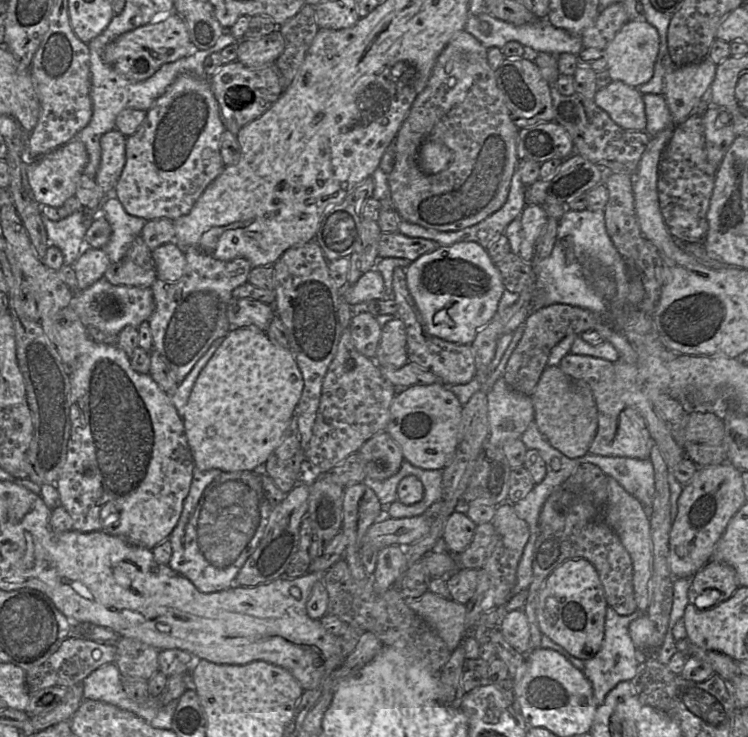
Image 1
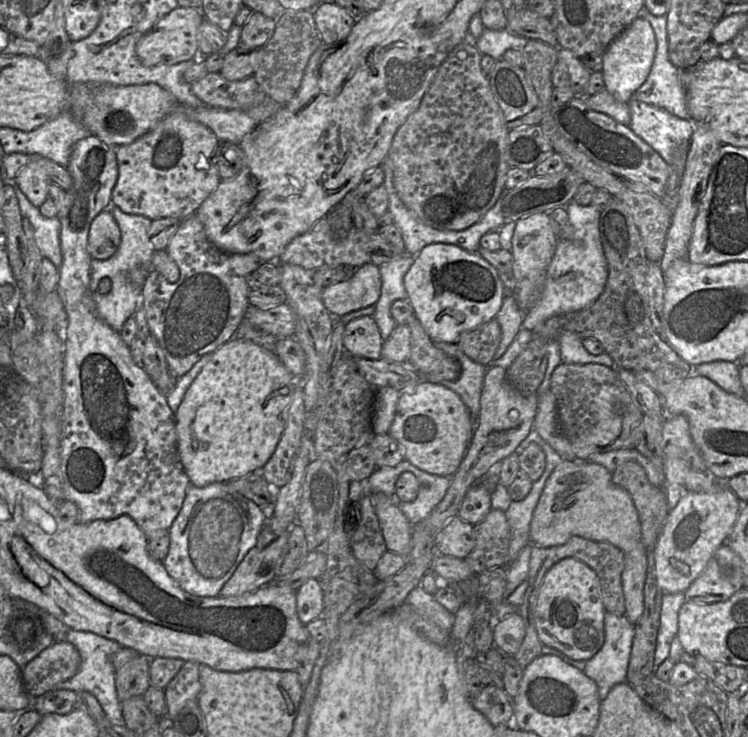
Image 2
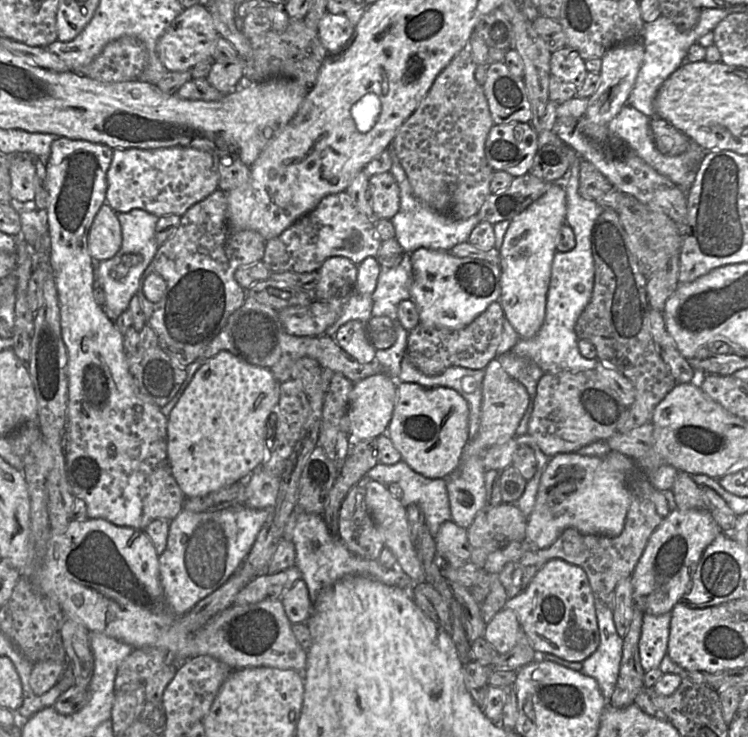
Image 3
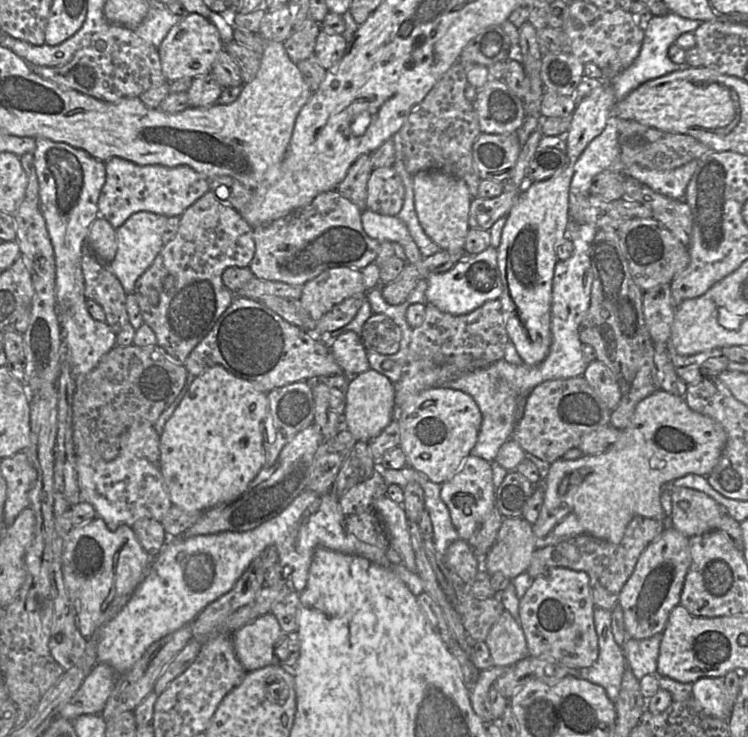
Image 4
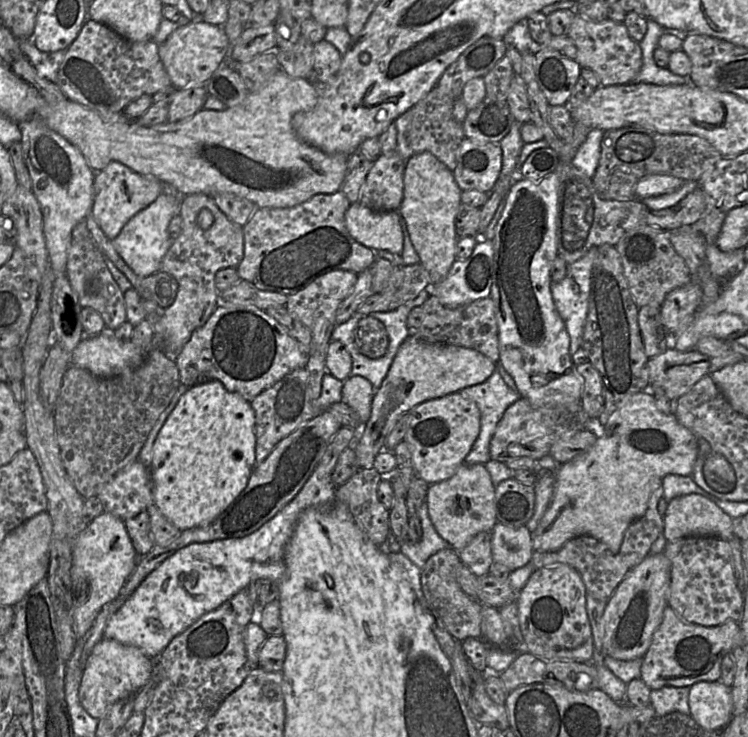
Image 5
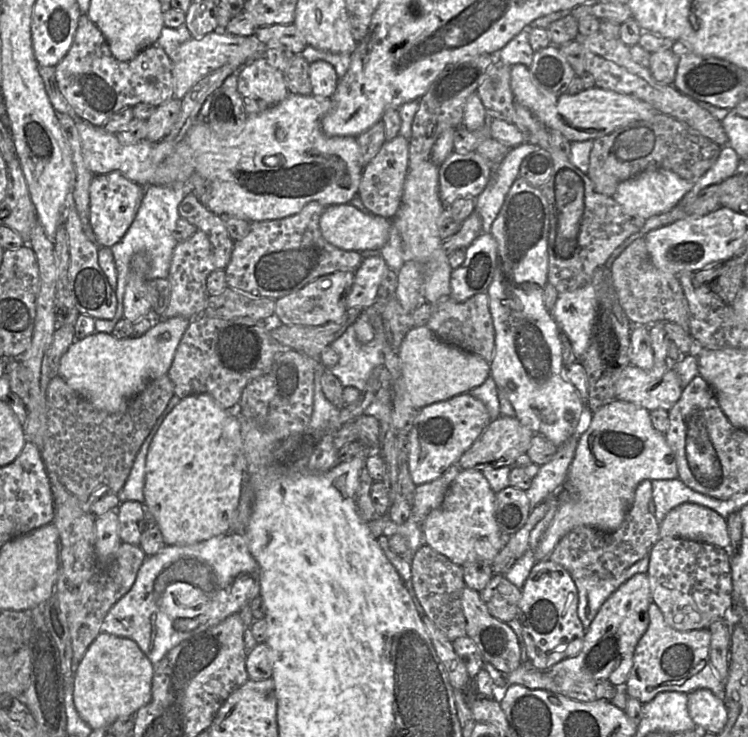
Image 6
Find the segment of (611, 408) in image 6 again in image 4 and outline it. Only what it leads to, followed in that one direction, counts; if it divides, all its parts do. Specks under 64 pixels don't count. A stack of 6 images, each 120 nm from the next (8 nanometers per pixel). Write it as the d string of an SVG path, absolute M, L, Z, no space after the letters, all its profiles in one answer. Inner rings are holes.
M658 391L653 393L652 395L639 402L630 421L630 424L620 431L619 440L611 450L602 454L583 455L580 458L574 460L559 459L550 465L546 478L542 480L542 482L544 481L545 490L544 502L537 521L532 525L536 549L544 548L546 546L553 546L571 537L582 534L589 534L595 538L602 539L611 544L619 544L624 536L626 527L634 517L641 516L657 521L663 521L665 519L665 514L660 498L664 485L672 484L674 480L686 476L687 474L707 477L713 468L717 465L725 444L726 433L724 429L711 418L692 411L688 407L684 398L674 396L665 391Z

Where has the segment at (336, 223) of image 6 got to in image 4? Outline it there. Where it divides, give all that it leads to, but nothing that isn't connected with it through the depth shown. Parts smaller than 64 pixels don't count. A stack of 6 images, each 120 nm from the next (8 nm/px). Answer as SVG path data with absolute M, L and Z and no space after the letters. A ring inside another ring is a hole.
M369 209L362 211L361 222L366 234L379 241L400 244L409 263L417 263L423 256L413 241L406 224L398 216L387 216Z

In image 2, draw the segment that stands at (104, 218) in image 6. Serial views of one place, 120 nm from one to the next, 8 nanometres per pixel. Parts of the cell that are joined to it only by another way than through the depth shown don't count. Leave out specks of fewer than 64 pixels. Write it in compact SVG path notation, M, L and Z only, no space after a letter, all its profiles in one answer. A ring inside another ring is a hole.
M183 109L171 112L133 143L116 147L118 178L112 190L111 205L151 221L186 219L221 181L217 168L220 144L208 127L191 120Z

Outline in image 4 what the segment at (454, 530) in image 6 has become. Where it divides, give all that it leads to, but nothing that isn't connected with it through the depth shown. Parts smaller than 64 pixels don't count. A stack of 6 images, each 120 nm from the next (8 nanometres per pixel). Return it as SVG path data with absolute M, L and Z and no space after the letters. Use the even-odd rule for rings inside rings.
M469 455L460 469L441 485L440 496L449 509L459 539L468 541L476 529L487 519L495 506L496 488L493 484L491 463Z

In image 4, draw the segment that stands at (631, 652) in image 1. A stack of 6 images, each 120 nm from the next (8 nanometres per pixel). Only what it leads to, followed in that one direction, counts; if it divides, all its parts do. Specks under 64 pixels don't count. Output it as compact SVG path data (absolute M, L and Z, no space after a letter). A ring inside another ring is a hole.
M595 607L593 617L598 637L598 657L590 667L579 670L580 677L602 686L614 703L619 695L626 659L612 634L611 610Z

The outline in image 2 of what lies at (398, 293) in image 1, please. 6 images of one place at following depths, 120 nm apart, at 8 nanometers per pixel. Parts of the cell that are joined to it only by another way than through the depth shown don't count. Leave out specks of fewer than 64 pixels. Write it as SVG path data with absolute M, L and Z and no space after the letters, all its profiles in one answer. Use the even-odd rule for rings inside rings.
M415 316L408 326L411 333L408 362L422 379L432 383L458 379L462 373L459 360L441 350Z

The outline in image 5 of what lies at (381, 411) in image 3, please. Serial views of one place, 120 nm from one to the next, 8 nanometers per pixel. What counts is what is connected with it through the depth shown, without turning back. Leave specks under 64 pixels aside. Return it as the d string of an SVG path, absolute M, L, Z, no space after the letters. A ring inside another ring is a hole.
M350 376L344 381L342 400L359 415L364 424L370 419L374 395L371 382L362 376Z

